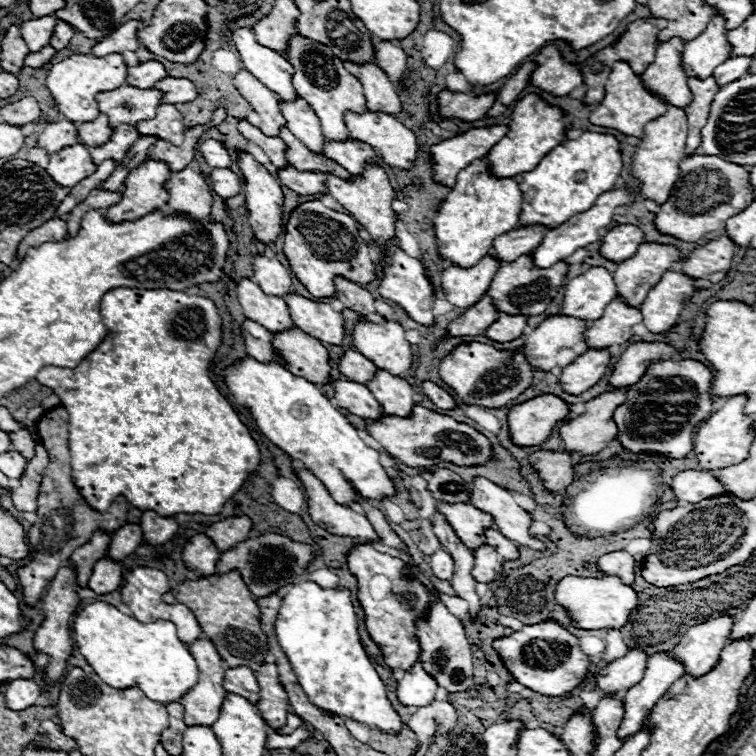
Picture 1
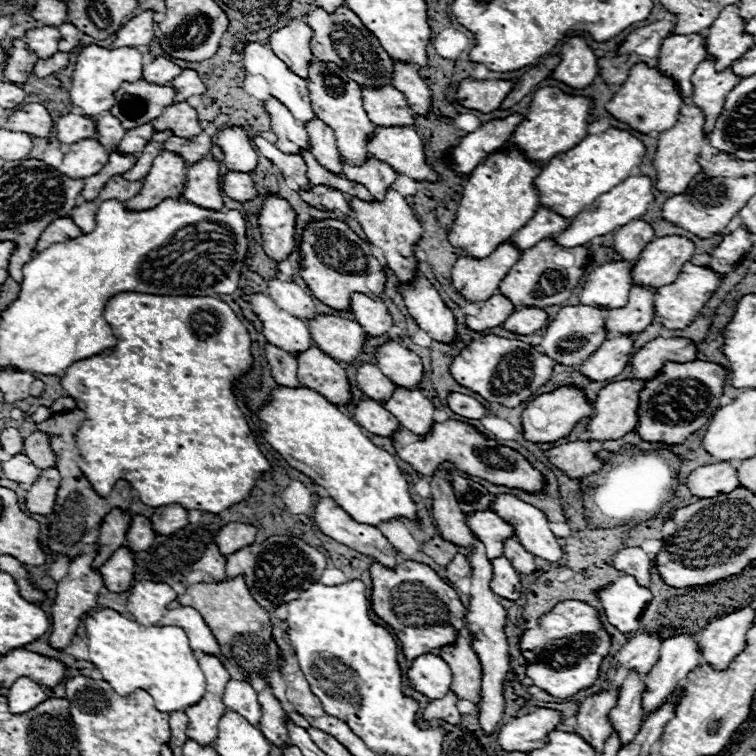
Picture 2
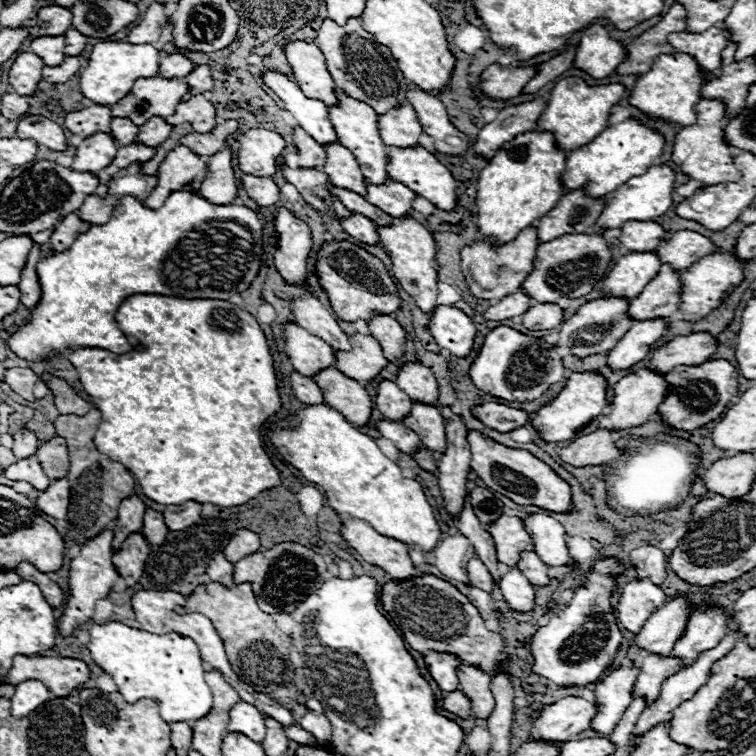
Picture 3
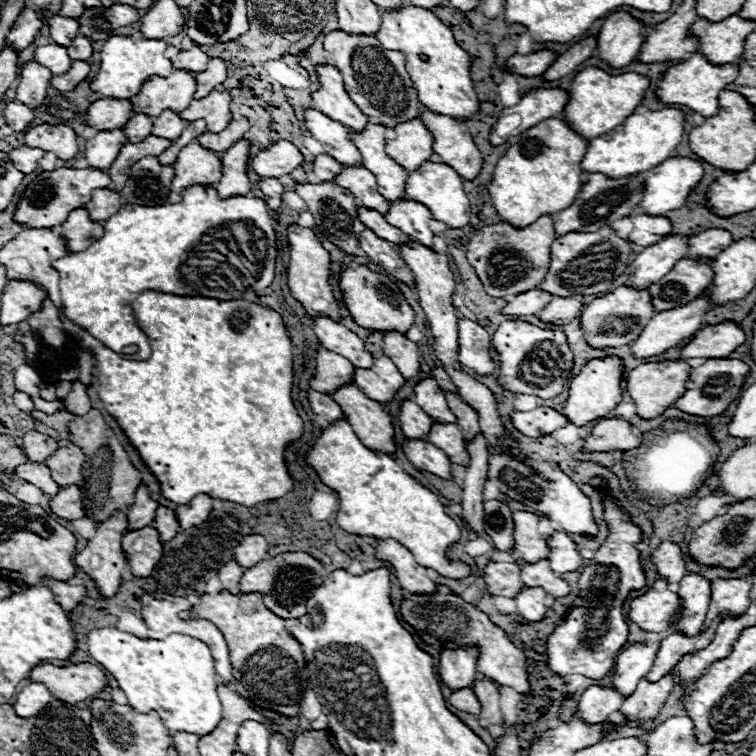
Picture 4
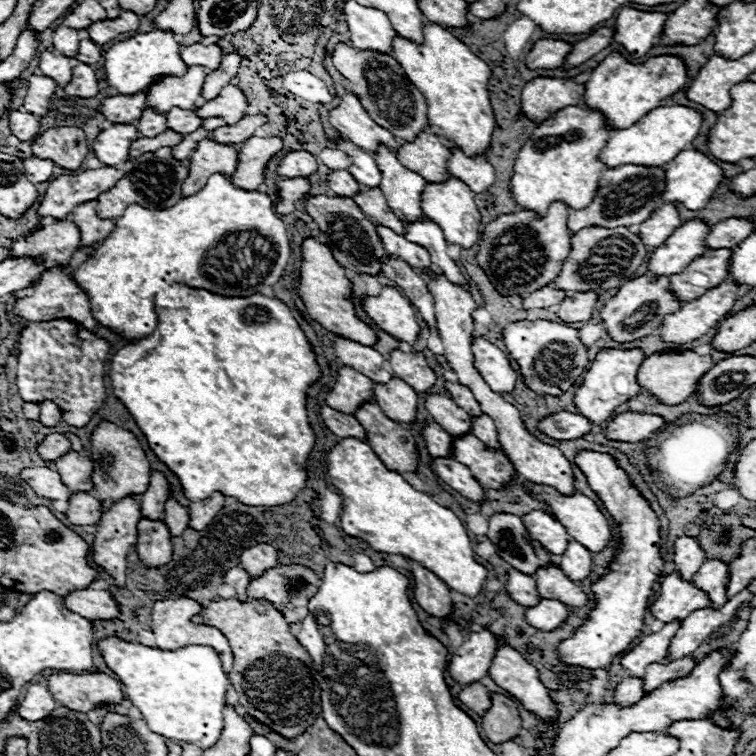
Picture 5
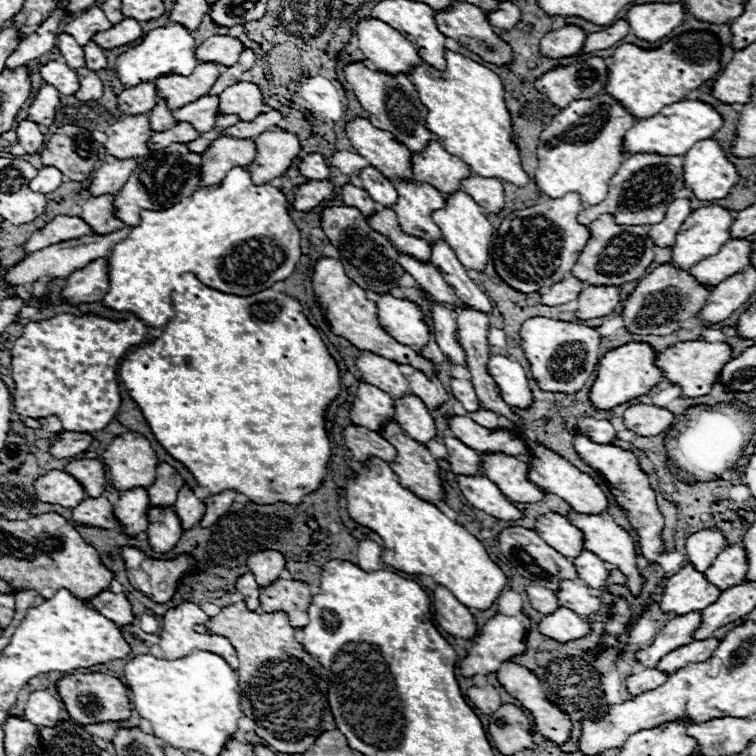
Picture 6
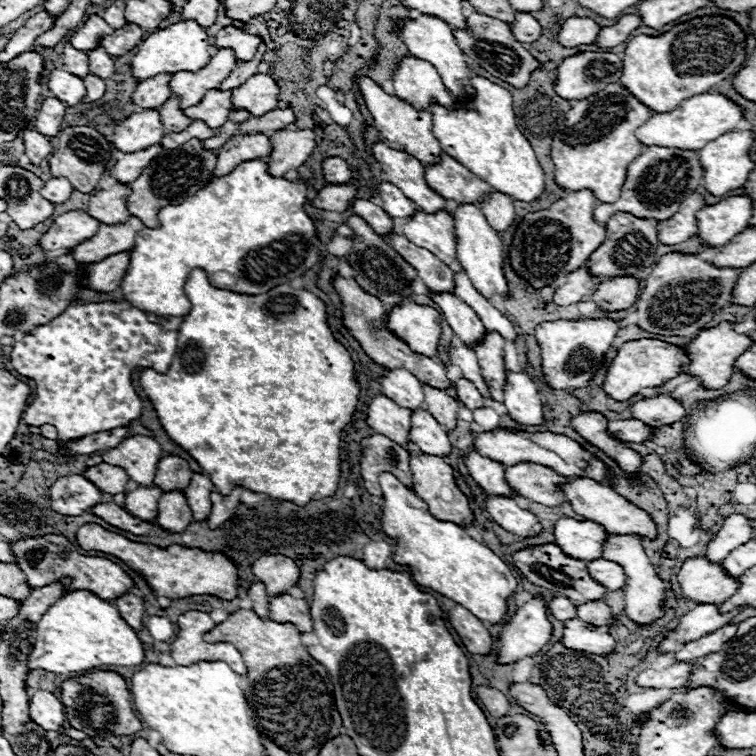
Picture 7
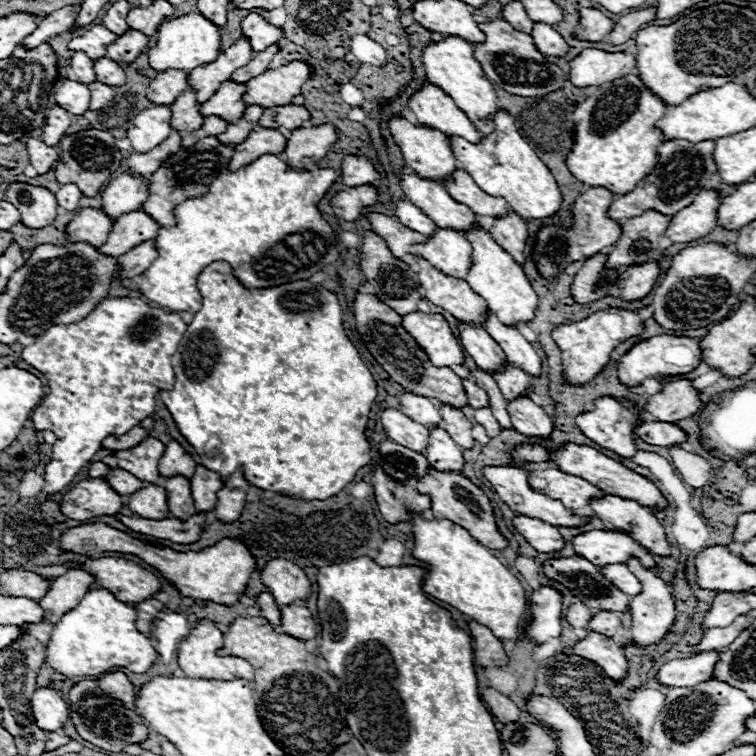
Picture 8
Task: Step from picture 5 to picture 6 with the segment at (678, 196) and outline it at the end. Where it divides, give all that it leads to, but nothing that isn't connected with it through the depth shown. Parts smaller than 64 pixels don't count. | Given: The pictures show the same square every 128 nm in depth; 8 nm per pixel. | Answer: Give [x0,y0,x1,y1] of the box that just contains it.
[684,140,738,200]

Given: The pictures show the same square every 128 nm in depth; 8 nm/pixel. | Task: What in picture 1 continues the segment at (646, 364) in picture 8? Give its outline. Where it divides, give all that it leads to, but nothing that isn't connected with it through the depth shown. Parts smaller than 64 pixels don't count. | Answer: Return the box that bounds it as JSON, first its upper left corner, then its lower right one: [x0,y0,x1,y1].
[508,394,568,448]

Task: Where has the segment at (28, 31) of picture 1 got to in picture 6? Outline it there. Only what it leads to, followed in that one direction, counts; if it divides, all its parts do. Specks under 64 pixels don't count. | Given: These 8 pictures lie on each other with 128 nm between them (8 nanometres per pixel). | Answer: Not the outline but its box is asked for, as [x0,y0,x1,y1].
[40,60,78,94]

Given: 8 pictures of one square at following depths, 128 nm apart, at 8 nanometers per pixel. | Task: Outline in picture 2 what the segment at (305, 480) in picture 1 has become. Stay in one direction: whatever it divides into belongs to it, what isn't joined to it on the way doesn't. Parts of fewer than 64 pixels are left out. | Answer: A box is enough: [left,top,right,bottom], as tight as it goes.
[314,496,398,568]

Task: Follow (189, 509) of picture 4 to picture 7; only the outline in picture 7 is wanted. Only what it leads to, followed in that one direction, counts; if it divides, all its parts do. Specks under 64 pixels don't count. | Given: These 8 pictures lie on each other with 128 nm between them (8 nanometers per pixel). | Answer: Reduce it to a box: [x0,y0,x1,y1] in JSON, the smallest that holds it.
[206,488,242,528]

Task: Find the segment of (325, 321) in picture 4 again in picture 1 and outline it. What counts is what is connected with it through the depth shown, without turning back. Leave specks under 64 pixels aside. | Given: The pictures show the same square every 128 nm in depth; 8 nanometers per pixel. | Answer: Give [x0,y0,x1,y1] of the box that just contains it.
[252,254,294,296]

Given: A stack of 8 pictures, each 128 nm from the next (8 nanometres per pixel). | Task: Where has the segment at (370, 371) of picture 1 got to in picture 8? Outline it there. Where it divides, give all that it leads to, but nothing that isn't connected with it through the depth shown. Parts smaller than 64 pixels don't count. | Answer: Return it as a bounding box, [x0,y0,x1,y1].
[482,466,582,526]

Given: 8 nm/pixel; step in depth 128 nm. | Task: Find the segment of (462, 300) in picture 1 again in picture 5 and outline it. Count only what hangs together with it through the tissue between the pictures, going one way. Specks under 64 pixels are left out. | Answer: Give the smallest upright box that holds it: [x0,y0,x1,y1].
[476,202,572,296]

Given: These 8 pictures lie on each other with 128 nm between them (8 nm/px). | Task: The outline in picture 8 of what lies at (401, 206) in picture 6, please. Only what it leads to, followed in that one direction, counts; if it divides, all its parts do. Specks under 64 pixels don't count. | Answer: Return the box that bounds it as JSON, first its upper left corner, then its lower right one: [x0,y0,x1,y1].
[410,228,470,278]

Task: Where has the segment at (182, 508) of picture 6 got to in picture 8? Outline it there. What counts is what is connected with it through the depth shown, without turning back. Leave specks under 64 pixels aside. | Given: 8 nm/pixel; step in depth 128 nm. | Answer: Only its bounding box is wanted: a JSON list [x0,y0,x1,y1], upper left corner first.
[190,466,224,512]

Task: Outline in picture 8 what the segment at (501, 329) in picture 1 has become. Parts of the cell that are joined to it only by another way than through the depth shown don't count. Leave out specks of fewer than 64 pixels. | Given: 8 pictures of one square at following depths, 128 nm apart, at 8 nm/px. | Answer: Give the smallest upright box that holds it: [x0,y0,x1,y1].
[616,262,660,302]

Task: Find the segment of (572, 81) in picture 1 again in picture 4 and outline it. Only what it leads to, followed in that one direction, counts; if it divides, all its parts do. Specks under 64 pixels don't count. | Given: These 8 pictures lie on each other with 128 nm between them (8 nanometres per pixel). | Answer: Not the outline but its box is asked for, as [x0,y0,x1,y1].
[596,12,644,68]

